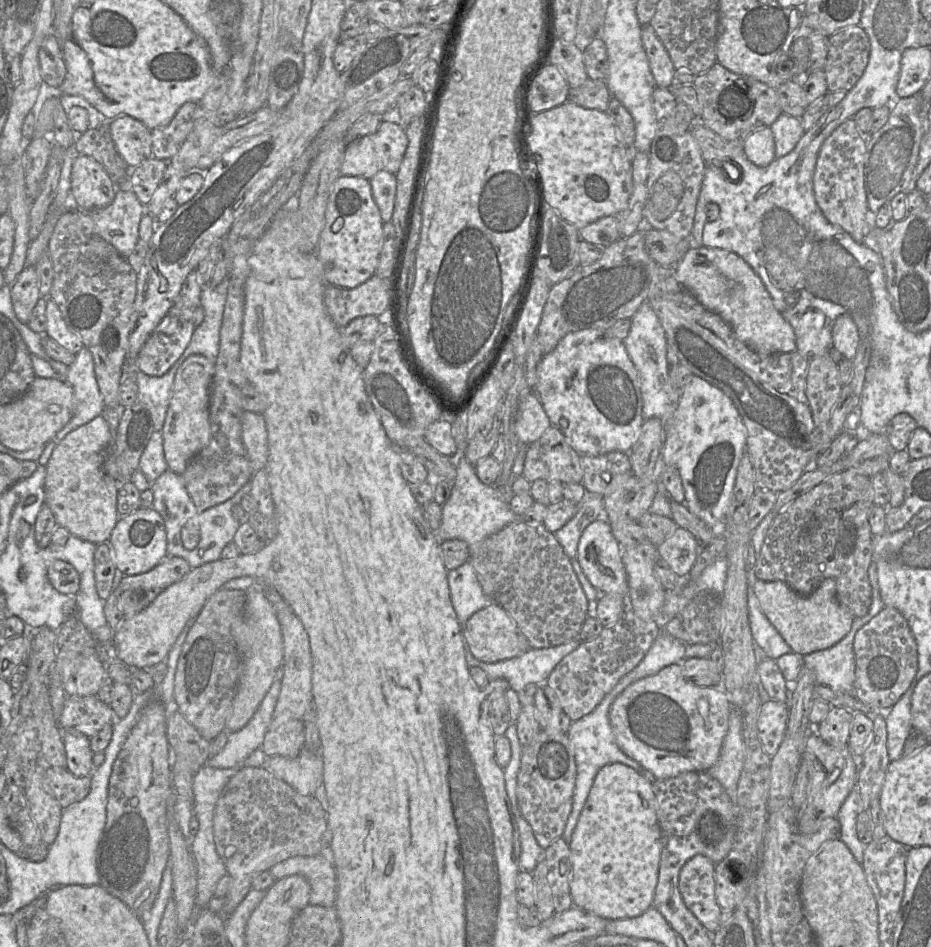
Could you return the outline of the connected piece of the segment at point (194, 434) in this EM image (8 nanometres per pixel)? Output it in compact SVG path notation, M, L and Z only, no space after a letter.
M200 354L189 356L178 368L171 389L171 398L162 428L164 456L168 469L182 475L190 459L210 441L210 383L215 363Z

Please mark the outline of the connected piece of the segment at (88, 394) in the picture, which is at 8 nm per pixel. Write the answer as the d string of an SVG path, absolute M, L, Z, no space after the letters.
M82 347L68 366L65 378L74 394L74 411L69 422L51 439L55 446L71 431L101 415L106 407L94 371L91 352Z

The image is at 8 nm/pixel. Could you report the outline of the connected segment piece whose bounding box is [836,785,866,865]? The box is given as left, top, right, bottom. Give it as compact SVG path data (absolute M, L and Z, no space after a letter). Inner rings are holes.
M855 785L842 803L836 815L836 819L841 826L839 839L846 844L860 865L862 865L863 862L863 852L866 845L863 845L858 839L856 823L857 816L862 810L861 796Z

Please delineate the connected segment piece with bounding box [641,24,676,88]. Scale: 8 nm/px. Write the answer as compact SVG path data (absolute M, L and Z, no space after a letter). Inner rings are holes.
M649 24L641 26L641 38L656 86L671 88L676 69L665 46Z

